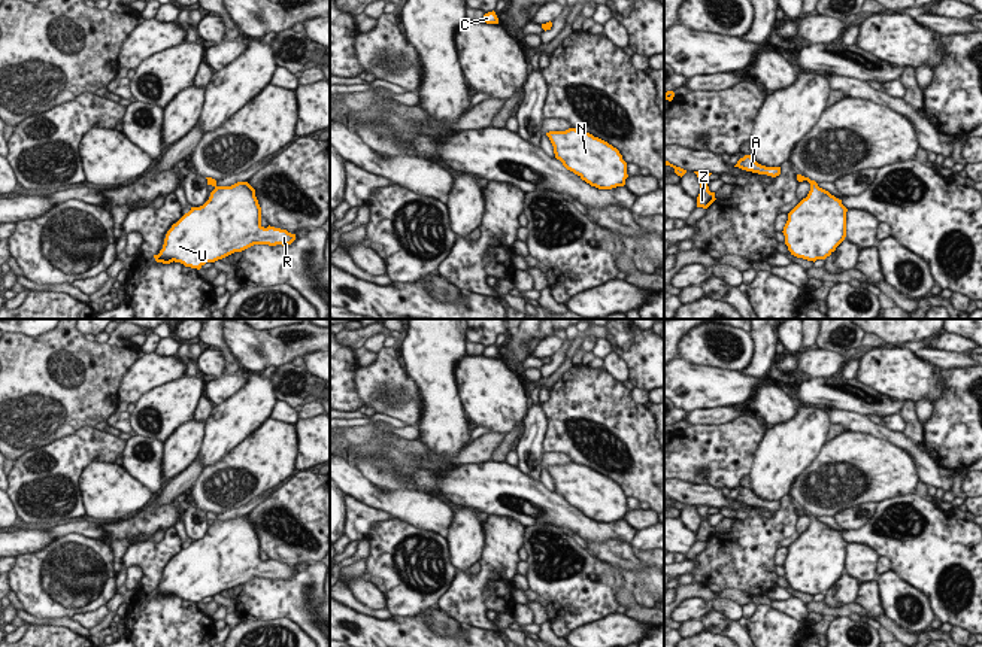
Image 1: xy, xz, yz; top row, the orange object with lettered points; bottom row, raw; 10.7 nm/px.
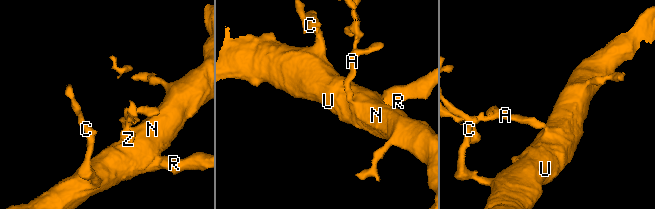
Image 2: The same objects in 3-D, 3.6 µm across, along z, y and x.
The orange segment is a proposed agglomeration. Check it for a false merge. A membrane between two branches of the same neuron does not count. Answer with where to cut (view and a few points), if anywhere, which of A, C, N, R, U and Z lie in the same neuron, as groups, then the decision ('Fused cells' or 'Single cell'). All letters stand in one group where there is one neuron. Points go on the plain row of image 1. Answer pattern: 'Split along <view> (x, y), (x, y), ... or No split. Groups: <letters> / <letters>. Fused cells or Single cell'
No split. Groups: A C N R U Z. Single cell

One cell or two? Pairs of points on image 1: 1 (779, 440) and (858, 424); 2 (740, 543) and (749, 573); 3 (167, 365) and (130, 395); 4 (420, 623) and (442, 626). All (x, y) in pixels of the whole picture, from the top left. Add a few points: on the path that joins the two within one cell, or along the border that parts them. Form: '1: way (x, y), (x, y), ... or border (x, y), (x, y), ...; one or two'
1: border (821, 407), (832, 424); two
2: way (745, 550), (748, 565); one
3: way (158, 370), (139, 386); one
4: border (426, 611), (436, 631); two

